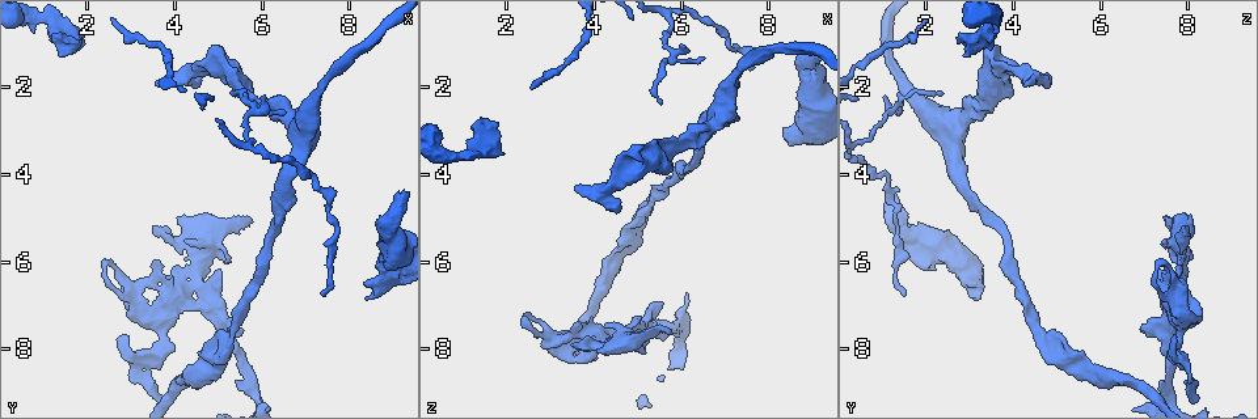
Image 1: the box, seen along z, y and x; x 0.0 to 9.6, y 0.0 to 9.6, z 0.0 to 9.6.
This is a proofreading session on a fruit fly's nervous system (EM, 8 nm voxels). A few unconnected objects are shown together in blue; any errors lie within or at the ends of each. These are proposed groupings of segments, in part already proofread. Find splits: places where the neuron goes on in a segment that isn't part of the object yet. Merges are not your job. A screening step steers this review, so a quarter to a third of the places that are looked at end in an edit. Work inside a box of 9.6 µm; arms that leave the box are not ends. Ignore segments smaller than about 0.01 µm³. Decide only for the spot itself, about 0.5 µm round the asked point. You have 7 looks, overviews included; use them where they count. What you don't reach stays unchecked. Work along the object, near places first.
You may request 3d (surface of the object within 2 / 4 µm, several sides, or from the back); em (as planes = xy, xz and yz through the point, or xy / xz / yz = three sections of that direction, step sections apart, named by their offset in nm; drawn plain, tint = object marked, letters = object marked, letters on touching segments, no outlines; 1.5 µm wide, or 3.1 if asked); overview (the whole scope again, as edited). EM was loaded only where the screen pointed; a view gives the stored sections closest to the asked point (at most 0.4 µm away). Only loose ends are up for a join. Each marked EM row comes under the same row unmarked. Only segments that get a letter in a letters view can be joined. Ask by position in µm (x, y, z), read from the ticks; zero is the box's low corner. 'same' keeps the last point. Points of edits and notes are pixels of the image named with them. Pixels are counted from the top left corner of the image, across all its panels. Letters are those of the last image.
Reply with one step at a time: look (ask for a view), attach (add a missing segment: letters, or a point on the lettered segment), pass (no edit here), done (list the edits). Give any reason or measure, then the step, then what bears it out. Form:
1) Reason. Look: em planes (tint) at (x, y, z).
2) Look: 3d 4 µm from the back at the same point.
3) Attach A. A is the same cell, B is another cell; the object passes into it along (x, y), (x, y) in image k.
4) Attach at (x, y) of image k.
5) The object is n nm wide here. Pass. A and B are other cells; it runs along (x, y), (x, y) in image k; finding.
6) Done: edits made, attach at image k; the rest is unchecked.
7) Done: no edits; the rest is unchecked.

Thin end. Look: 3d 4 µm at (6.10, 2.20, 1.00).

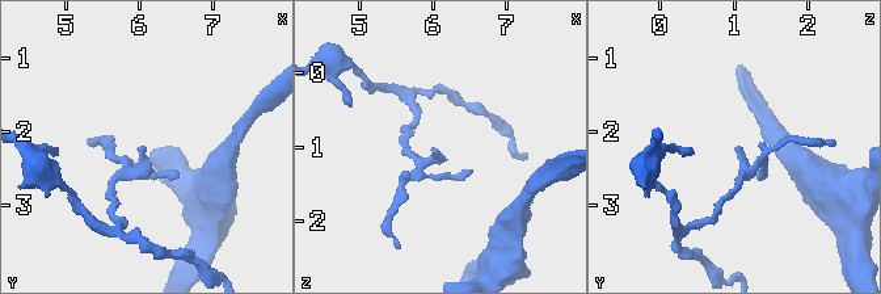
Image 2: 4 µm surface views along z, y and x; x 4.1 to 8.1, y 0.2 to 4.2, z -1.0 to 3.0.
Shape alone is not enough. Look: em planes (letters) at (6.05, 2.20, 1.00).

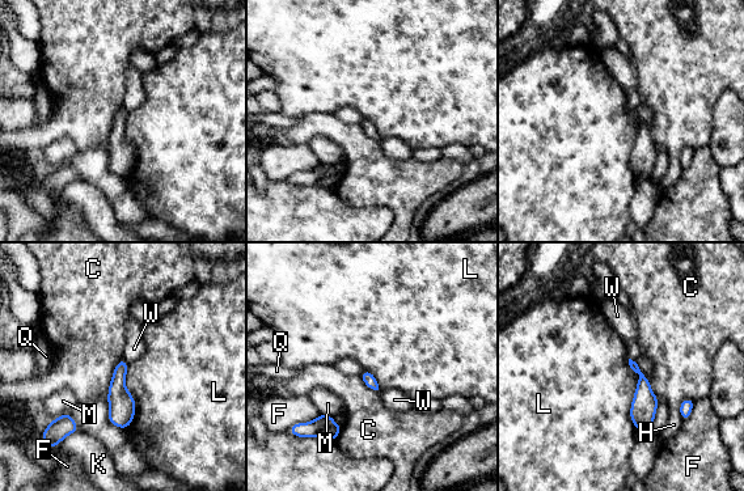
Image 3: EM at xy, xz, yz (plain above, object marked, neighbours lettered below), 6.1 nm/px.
Pass. C, F, H, K, L, M, Q and W are other cells; no lettered segment goes on from it.

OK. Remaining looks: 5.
Look: em planes (letters) at (3.60, 1.95, 4.25).

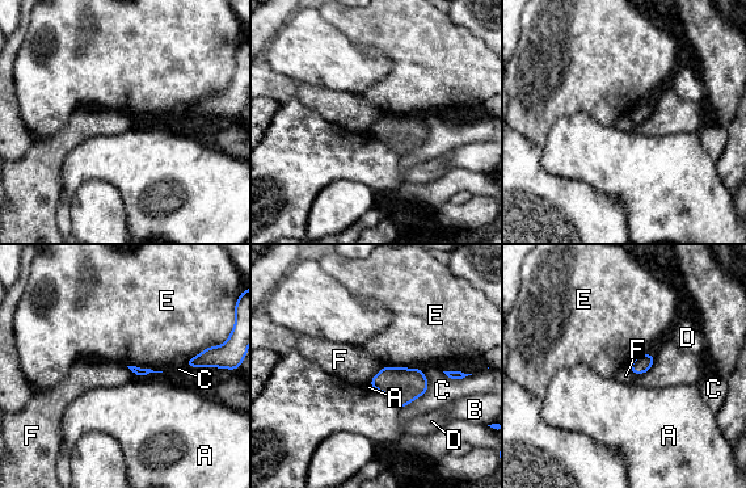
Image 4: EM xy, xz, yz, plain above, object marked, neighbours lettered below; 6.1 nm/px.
Pass. A, B, C, D, E and F are other cells; a border runs along (386, 366), (367, 383) in image 4; none of them fits.

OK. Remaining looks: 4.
An open end. Look: em xz step 8 (tint) at (5.70, 5.10, 7.65).

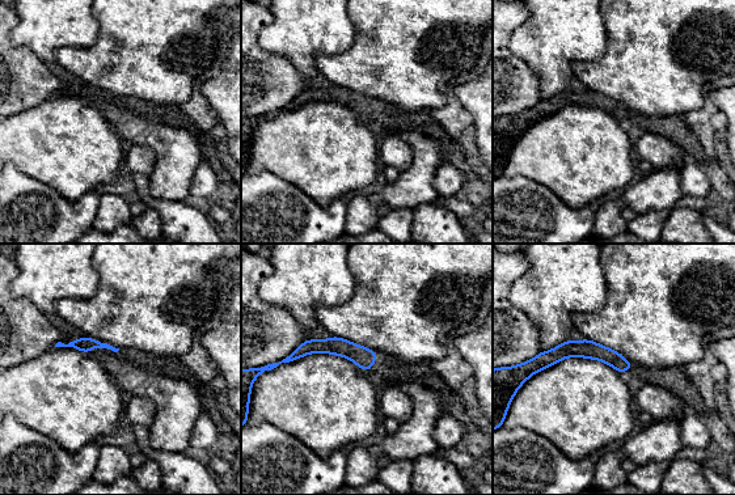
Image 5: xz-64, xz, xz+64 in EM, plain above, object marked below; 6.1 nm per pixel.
Look: em planes (tint) at the same point.

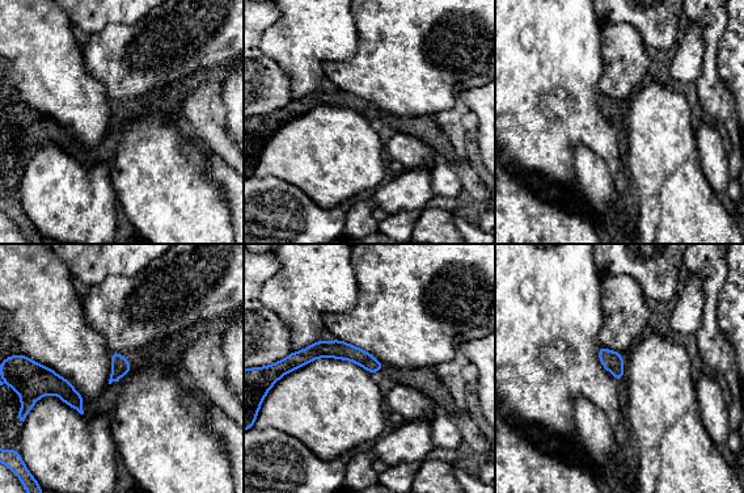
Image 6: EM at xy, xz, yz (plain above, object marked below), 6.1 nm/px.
What lies round it. Look: em planes (letters) at the same point.

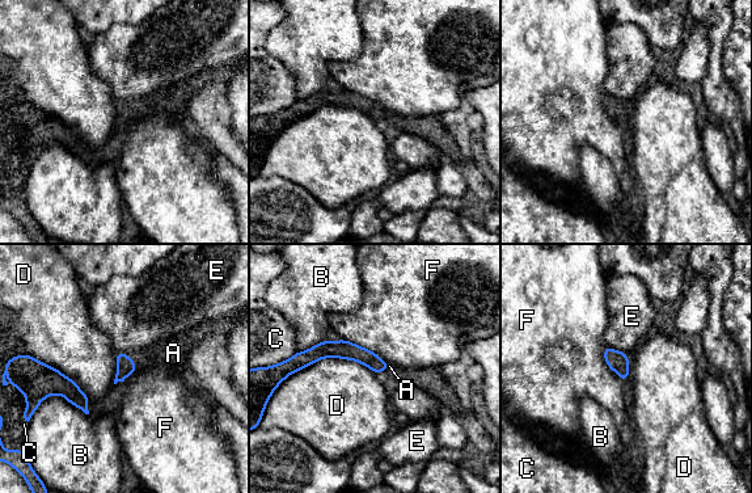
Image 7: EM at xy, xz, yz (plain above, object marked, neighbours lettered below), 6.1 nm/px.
The object is 100 nm wide here. Attach A. A is the same cell, B, C, D, E and F are other cells; the object passes into it along (125, 366), (132, 361), (172, 353) in image 7; the neuron continues.

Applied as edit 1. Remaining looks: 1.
Done: edits made, attach at image 7; the rest is unchecked.

